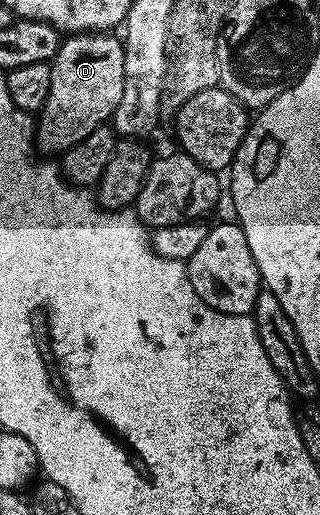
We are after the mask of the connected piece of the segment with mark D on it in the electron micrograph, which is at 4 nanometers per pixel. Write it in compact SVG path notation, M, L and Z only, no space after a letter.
M91 31L89 33L75 33L67 36L61 42L53 61L49 62L52 83L48 87L48 99L44 99L44 107L36 115L34 139L43 154L61 155L66 153L80 139L85 139L96 127L107 124L113 118L116 107L120 107L120 98L124 96L124 51L125 44L118 41L106 31Z

